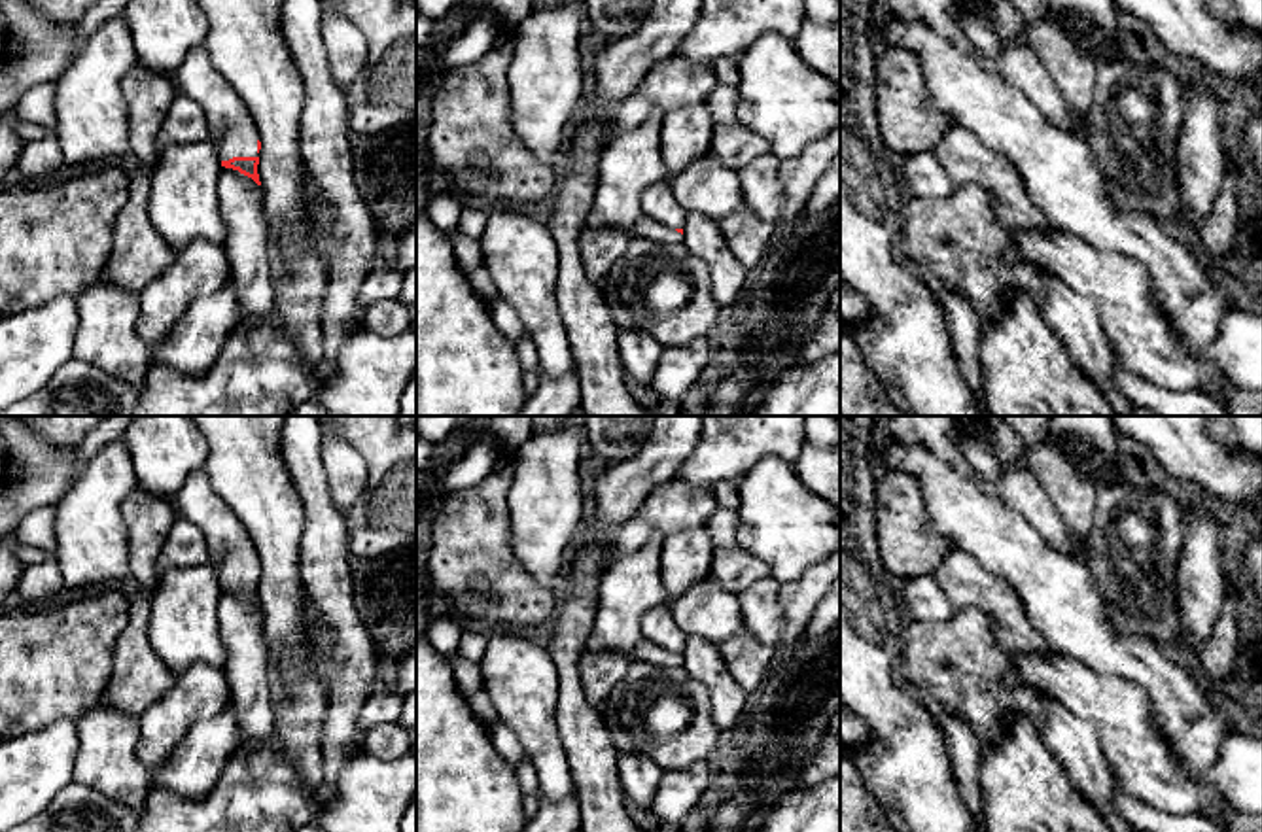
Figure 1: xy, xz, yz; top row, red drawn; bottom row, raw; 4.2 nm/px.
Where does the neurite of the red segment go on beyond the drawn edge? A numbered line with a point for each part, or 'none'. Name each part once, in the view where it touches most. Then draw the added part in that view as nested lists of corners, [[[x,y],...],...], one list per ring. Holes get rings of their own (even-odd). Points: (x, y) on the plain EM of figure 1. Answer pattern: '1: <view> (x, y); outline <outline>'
1: xy (231, 553); outline [[[206,471],[189,475],[172,499],[178,514],[202,529],[208,563],[214,565],[219,584],[259,581],[255,546],[246,528],[212,488]]]

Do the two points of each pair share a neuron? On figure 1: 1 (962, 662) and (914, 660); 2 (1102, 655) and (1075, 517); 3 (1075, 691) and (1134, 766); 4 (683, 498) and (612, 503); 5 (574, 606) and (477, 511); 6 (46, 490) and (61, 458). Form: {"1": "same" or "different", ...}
{"1": "same", "2": "different", "3": "same", "4": "different", "5": "different", "6": "same"}

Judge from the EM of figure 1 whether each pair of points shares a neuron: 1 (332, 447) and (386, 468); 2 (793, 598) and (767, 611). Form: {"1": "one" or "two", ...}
{"1": "two", "2": "two"}

